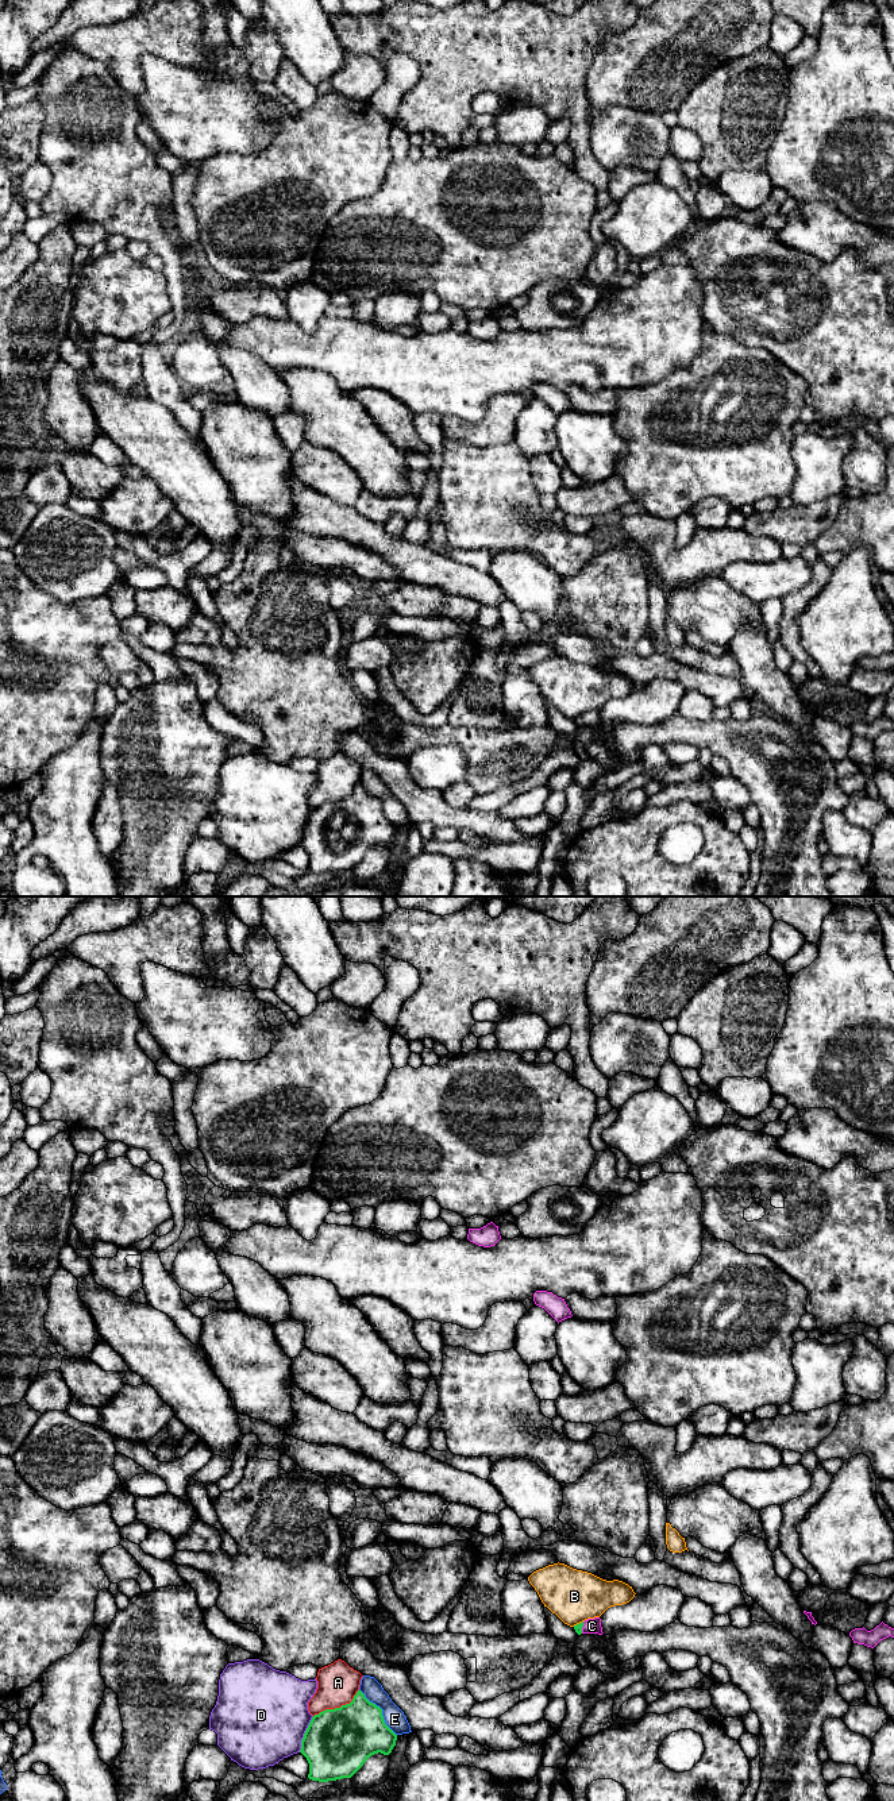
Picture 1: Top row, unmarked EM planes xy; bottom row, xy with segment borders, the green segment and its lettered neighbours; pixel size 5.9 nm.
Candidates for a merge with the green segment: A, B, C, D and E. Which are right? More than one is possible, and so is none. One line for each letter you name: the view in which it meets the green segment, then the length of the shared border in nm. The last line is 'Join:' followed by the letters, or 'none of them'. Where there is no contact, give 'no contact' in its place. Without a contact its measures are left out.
C: xy | 70 nm
Join: C

